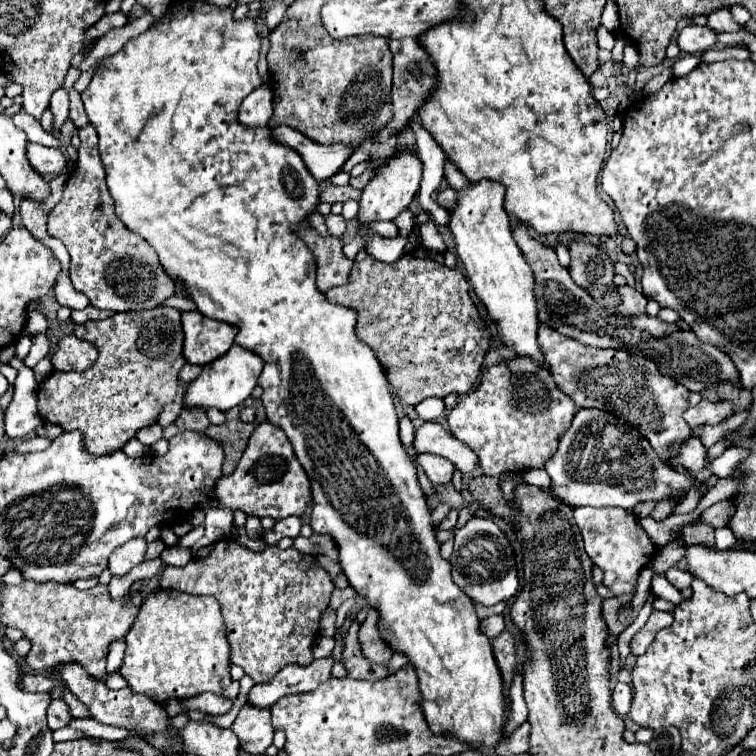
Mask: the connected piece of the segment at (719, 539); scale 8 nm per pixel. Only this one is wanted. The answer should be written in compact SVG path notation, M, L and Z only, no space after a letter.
M730 527L726 529L716 529L716 547L718 549L730 549L730 547L736 547L740 545L742 541L738 541L734 537L734 533L730 533Z

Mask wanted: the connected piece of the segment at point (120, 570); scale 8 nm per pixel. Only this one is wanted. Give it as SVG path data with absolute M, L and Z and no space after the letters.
M146 539L126 541L126 545L118 547L110 555L110 563L108 563L108 569L112 571L112 575L124 575L132 567L136 567L138 563L142 563L144 557L146 557L146 547L148 547Z

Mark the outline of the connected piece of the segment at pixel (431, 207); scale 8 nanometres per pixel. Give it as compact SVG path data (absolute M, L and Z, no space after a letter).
M416 117L410 119L408 127L416 133L416 151L424 165L424 175L422 175L422 183L418 191L418 203L438 225L446 225L448 223L446 209L442 209L436 201L432 201L432 193L440 187L440 181L444 177L446 155L436 145L436 141L428 135L428 131L418 123Z

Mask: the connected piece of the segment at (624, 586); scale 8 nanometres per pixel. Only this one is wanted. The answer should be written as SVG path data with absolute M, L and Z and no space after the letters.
M578 507L574 509L574 519L584 537L588 557L604 571L604 585L616 593L634 591L640 569L656 555L656 545L638 519L618 507Z

